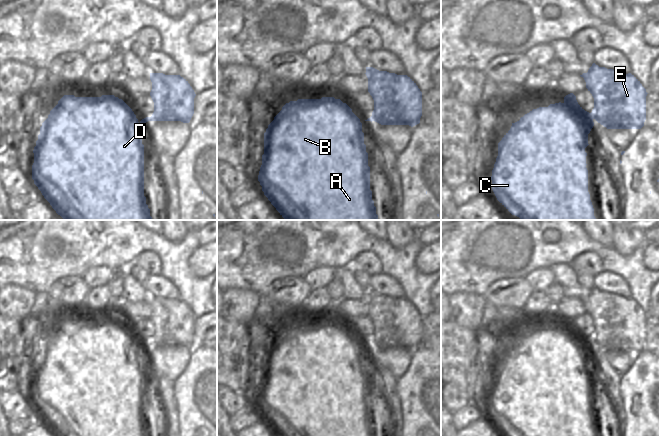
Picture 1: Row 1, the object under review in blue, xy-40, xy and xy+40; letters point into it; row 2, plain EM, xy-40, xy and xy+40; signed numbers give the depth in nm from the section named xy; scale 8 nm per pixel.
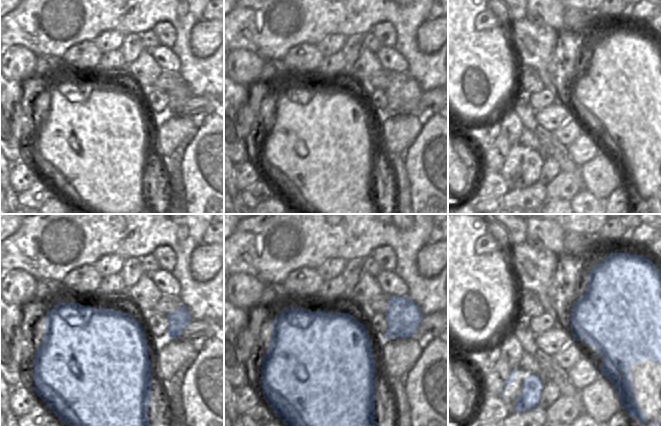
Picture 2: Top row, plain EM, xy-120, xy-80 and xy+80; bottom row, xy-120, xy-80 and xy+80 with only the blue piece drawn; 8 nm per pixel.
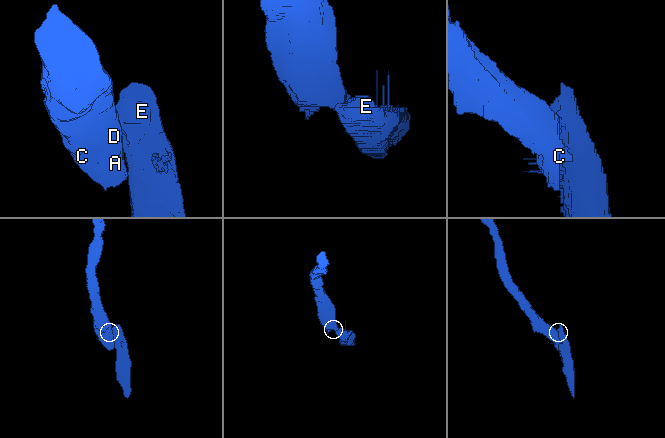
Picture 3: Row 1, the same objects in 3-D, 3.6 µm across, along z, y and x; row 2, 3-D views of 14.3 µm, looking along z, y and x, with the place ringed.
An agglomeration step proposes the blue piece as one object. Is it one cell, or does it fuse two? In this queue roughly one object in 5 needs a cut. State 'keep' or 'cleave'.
keep

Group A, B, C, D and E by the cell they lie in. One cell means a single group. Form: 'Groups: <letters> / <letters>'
Groups: A B C D E

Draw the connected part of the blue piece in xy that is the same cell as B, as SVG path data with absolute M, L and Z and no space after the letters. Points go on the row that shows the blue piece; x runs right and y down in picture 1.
M334 97L298 99L297 101L290 101L282 107L282 110L274 117L264 133L264 154L262 155L258 181L262 186L264 195L285 220L378 220L376 207L372 200L372 191L370 190L370 167L368 166L368 153L364 144L362 123L346 103Z

